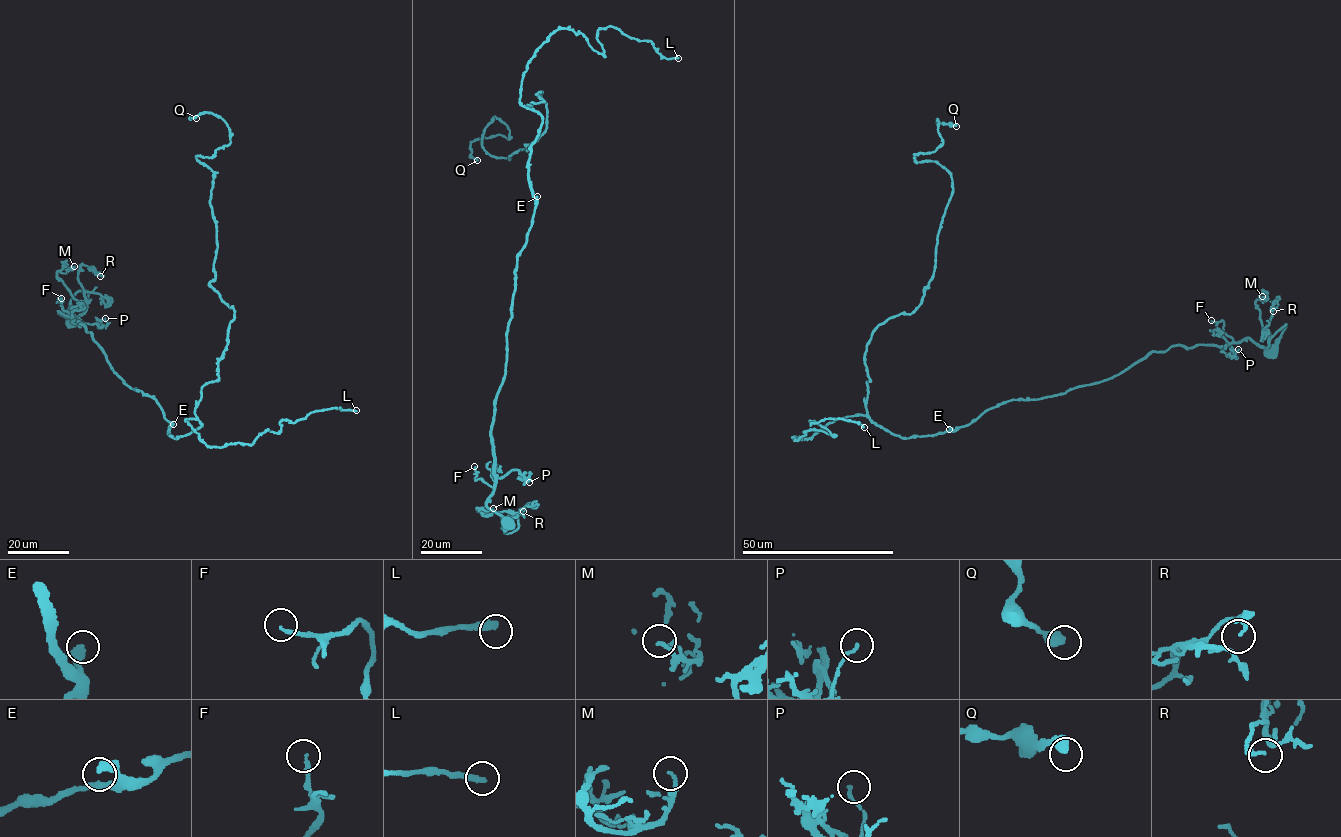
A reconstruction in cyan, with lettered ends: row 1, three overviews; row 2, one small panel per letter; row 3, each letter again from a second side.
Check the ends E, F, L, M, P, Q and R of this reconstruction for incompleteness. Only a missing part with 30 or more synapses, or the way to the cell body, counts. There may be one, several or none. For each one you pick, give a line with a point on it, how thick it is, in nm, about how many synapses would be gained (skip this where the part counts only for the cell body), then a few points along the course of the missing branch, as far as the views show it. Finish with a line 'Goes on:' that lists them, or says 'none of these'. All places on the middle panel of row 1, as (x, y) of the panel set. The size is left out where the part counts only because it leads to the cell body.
L: at (678, 58); 300 nm thick; about 50 synapses; missing branch runs (678, 58), (690, 57), (711, 72), (721, 67), (720, 62), (729, 64), (726, 88), (731, 93), (722, 99)
Goes on: L

